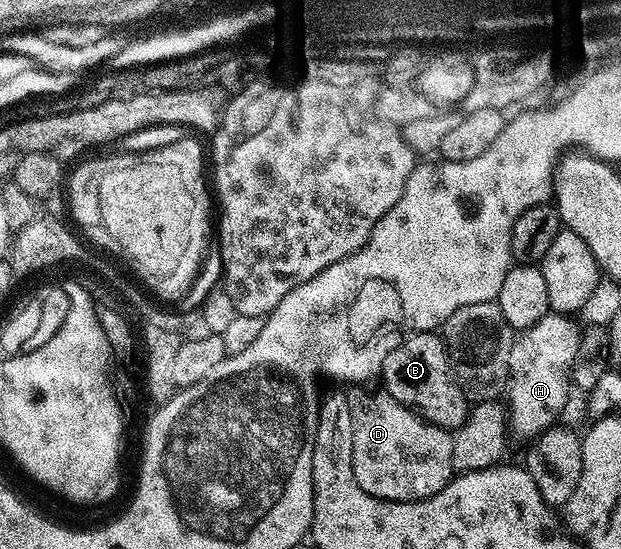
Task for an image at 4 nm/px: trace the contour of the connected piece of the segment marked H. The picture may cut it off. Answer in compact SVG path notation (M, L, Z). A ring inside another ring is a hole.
M550 313L544 319L531 326L528 330L518 334L511 349L509 365L509 382L507 384L507 398L510 412L510 424L517 432L527 431L530 435L541 434L546 428L554 426L557 415L562 411L569 391L572 388L573 367L575 357L578 356L582 330L572 316Z

